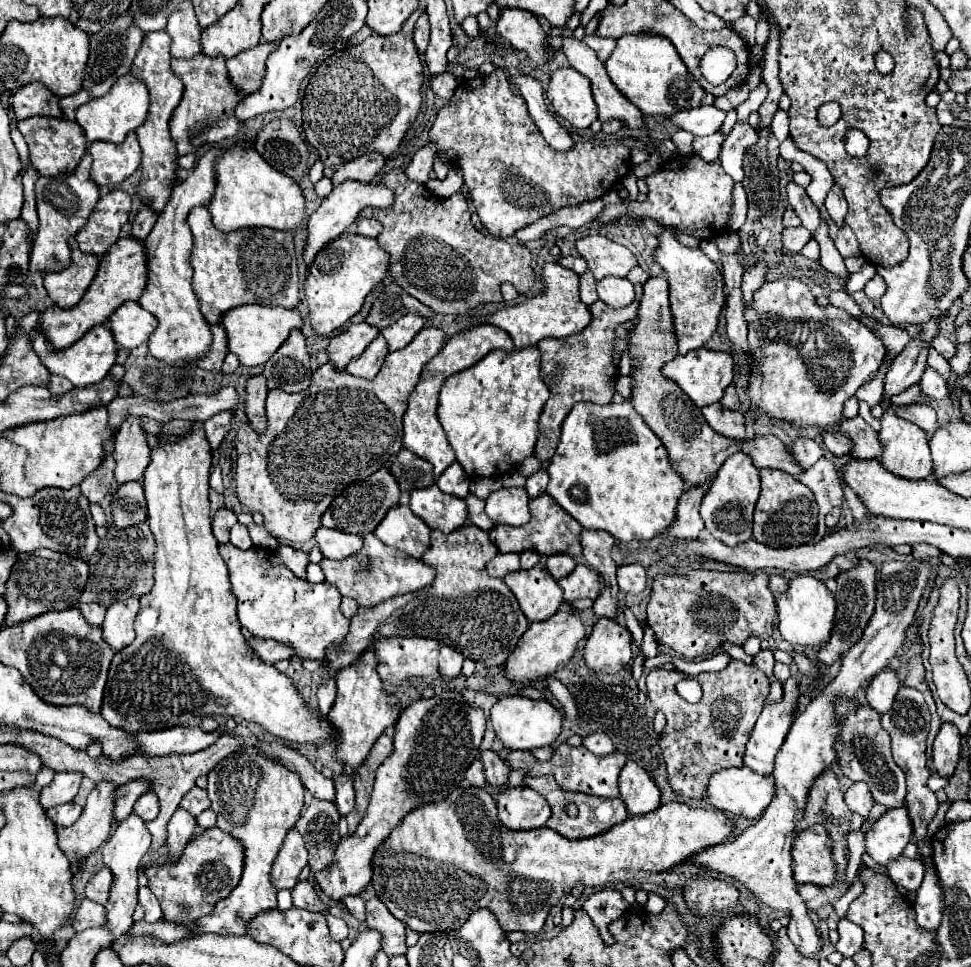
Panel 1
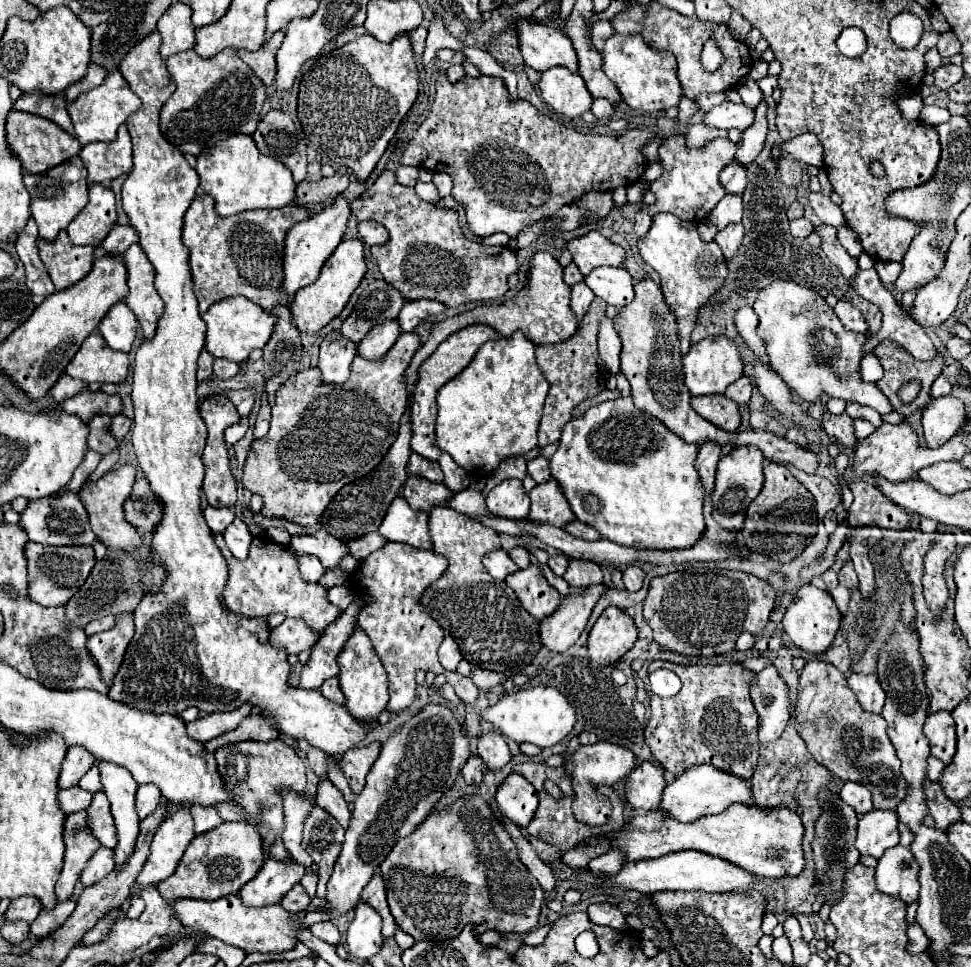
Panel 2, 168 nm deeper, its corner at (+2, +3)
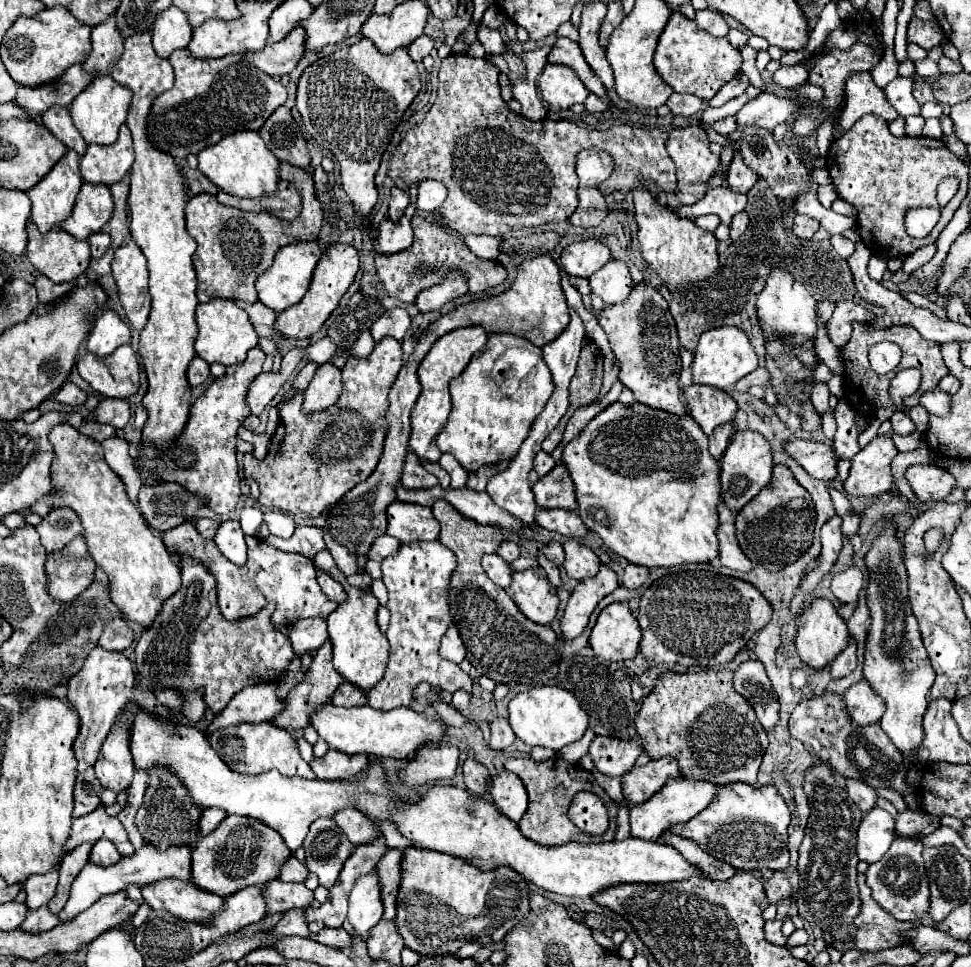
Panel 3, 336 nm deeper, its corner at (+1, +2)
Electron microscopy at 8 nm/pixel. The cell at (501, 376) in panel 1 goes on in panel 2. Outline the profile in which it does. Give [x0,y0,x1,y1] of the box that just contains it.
[436,332,548,476]

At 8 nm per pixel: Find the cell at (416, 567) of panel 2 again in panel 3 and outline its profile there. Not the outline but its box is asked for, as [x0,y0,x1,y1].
[367,541,473,711]

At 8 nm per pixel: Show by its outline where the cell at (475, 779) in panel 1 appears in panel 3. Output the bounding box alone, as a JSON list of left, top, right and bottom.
[463,757,489,795]

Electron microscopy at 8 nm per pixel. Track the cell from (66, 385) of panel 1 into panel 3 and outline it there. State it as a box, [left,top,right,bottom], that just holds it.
[55,381,87,407]

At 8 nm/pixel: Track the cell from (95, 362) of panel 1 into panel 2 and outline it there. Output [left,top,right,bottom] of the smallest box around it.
[66,332,128,384]

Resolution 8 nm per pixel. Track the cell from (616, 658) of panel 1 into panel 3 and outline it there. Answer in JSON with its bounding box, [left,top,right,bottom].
[589,603,641,661]

